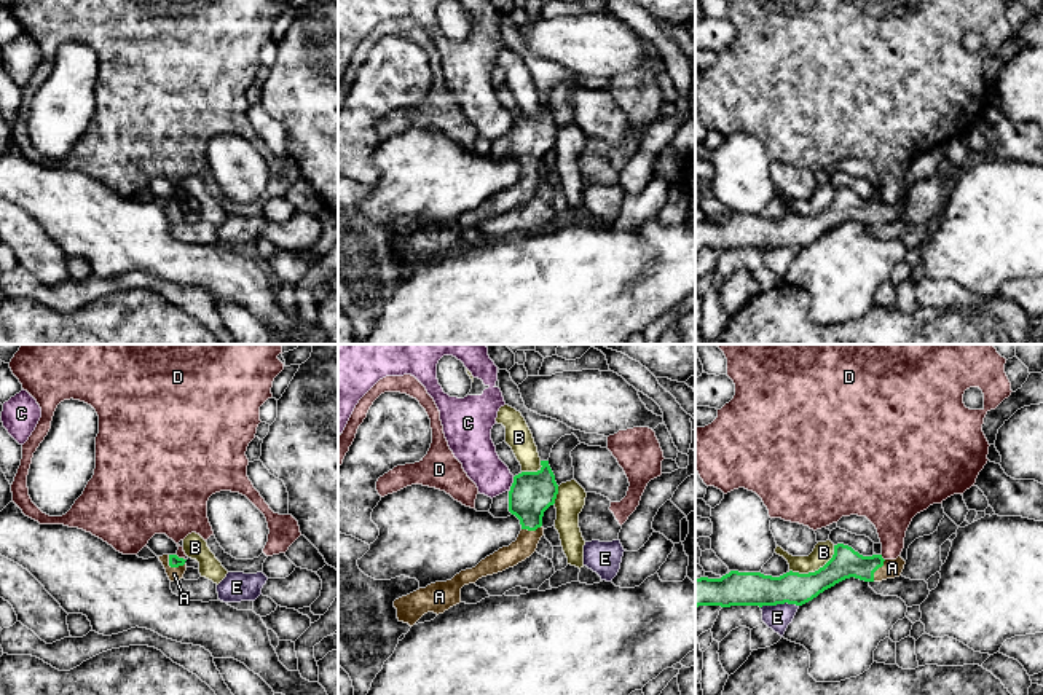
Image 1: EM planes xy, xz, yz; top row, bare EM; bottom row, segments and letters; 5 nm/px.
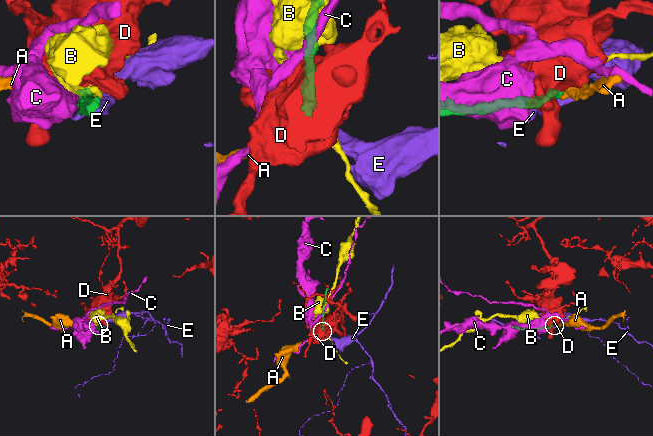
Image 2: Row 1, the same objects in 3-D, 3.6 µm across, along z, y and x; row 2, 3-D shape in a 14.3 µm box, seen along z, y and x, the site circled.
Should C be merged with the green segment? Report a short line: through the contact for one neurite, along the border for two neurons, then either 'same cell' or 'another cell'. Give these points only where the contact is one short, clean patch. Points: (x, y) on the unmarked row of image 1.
line xz (514, 120), (509, 131); another cell

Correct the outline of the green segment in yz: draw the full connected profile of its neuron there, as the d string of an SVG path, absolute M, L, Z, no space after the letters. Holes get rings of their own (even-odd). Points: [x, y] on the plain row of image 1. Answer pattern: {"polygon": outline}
{"polygon": "M834 188L832 201L809 217L786 215L780 220L761 215L730 214L721 222L695 222L695 250L699 249L802 249L836 226L855 220L864 225L882 225L899 220L906 204L884 202L882 198L863 199L852 190Z"}

